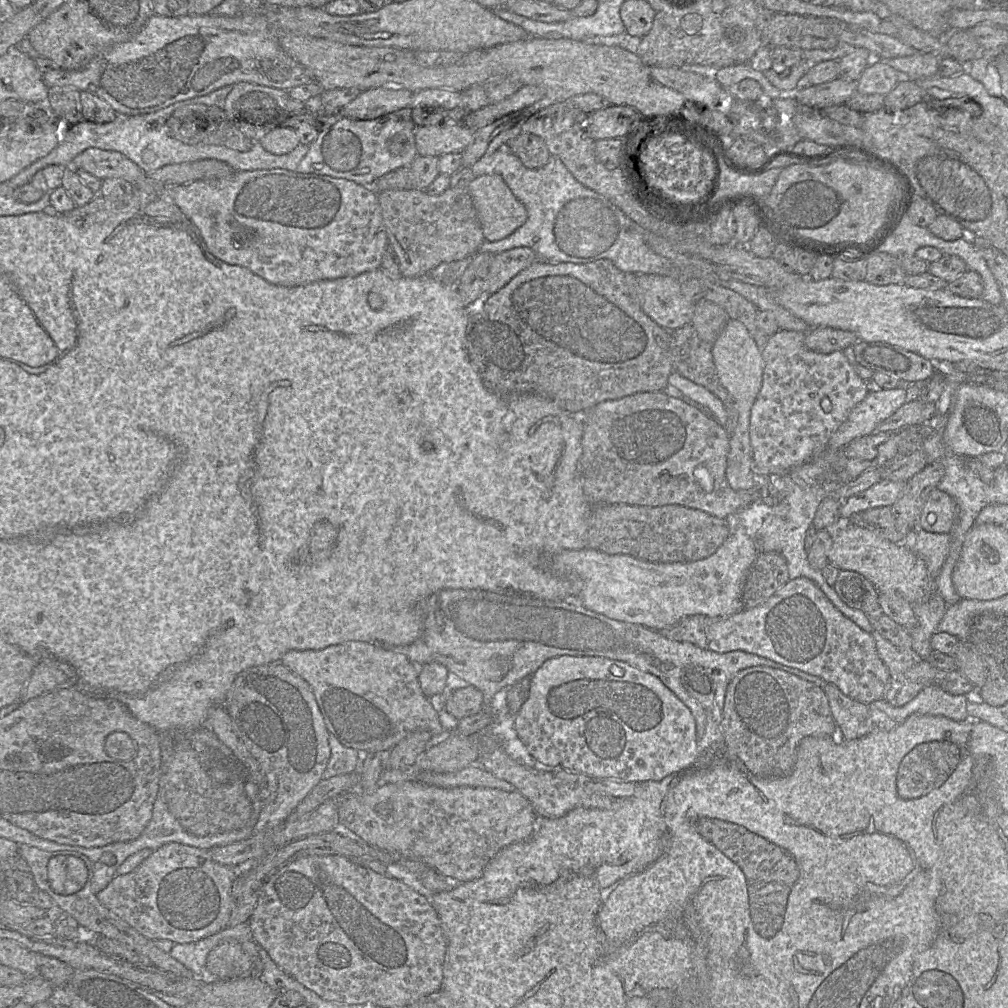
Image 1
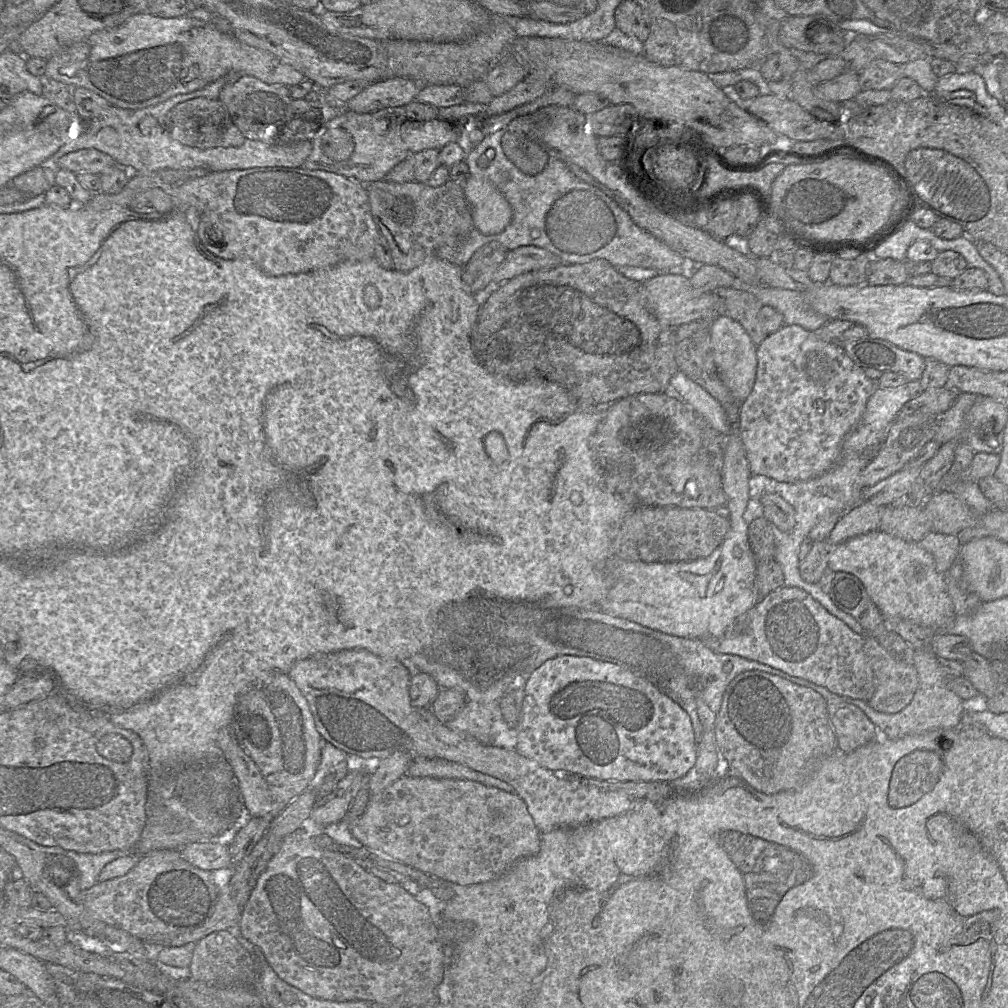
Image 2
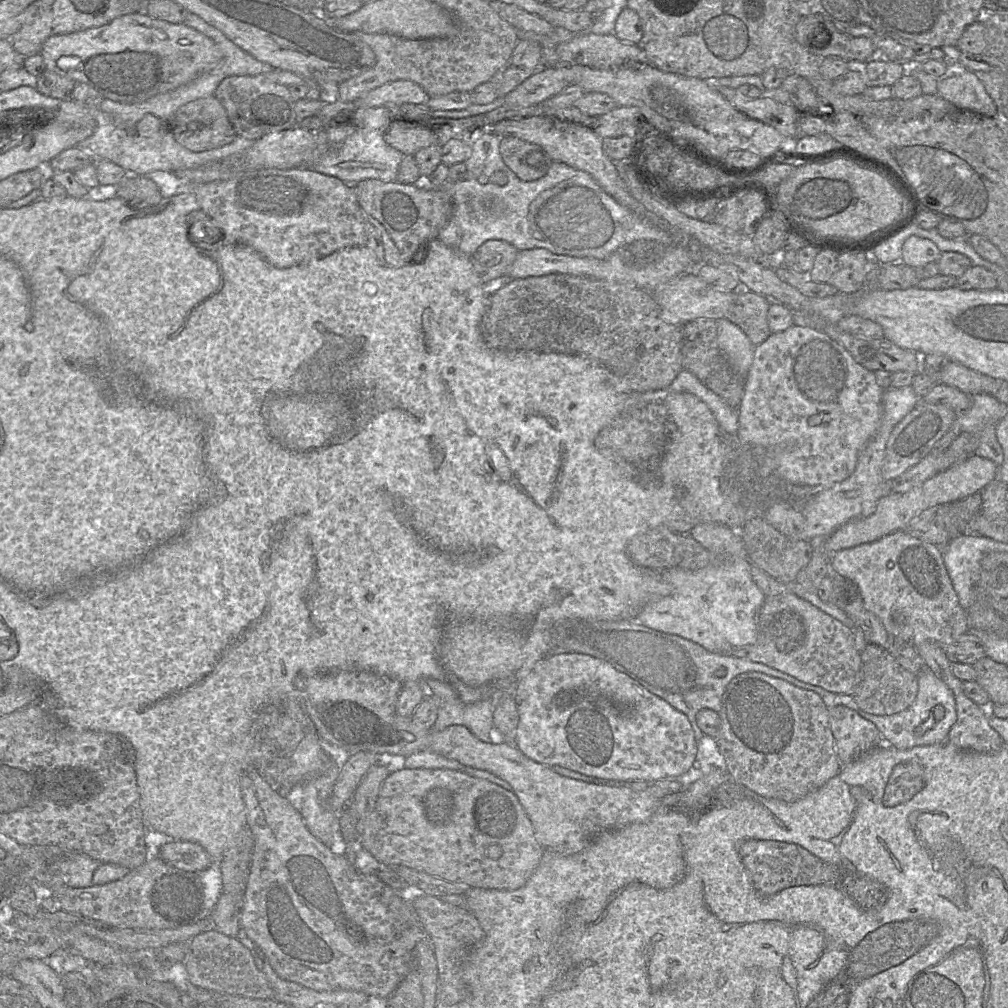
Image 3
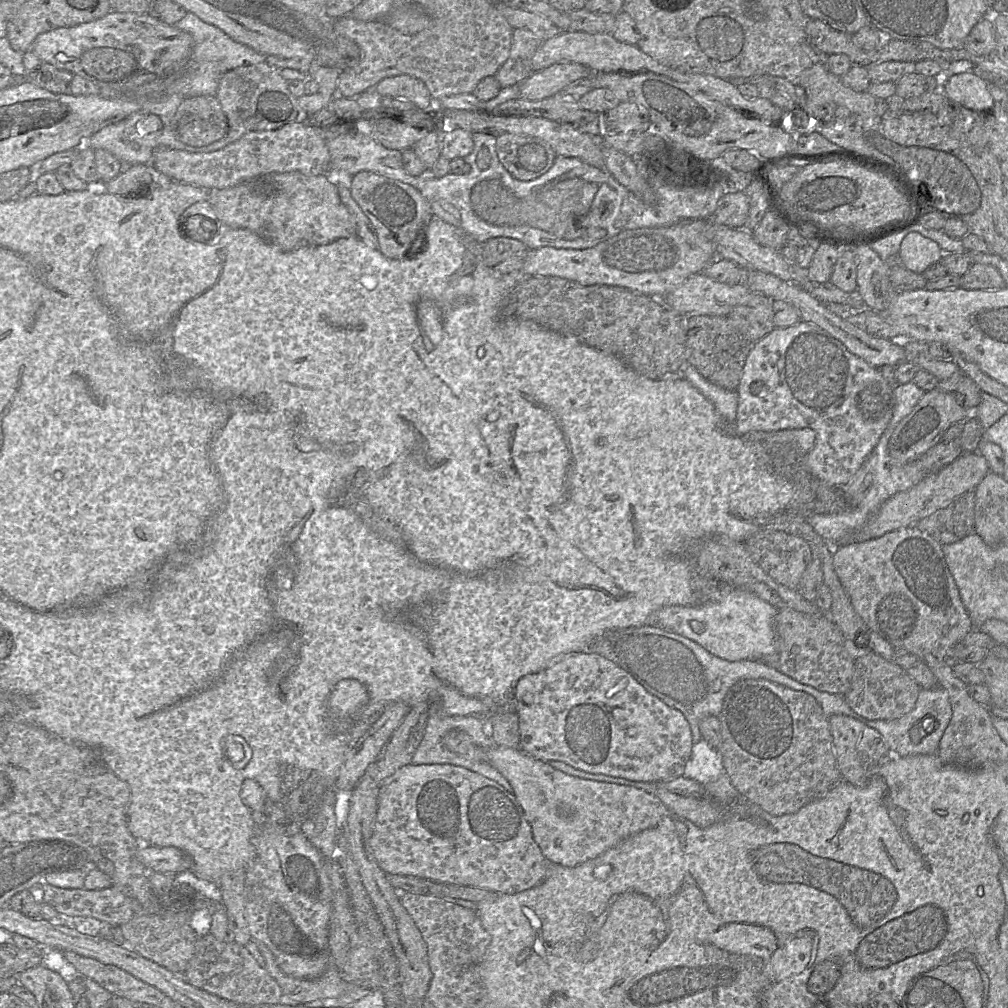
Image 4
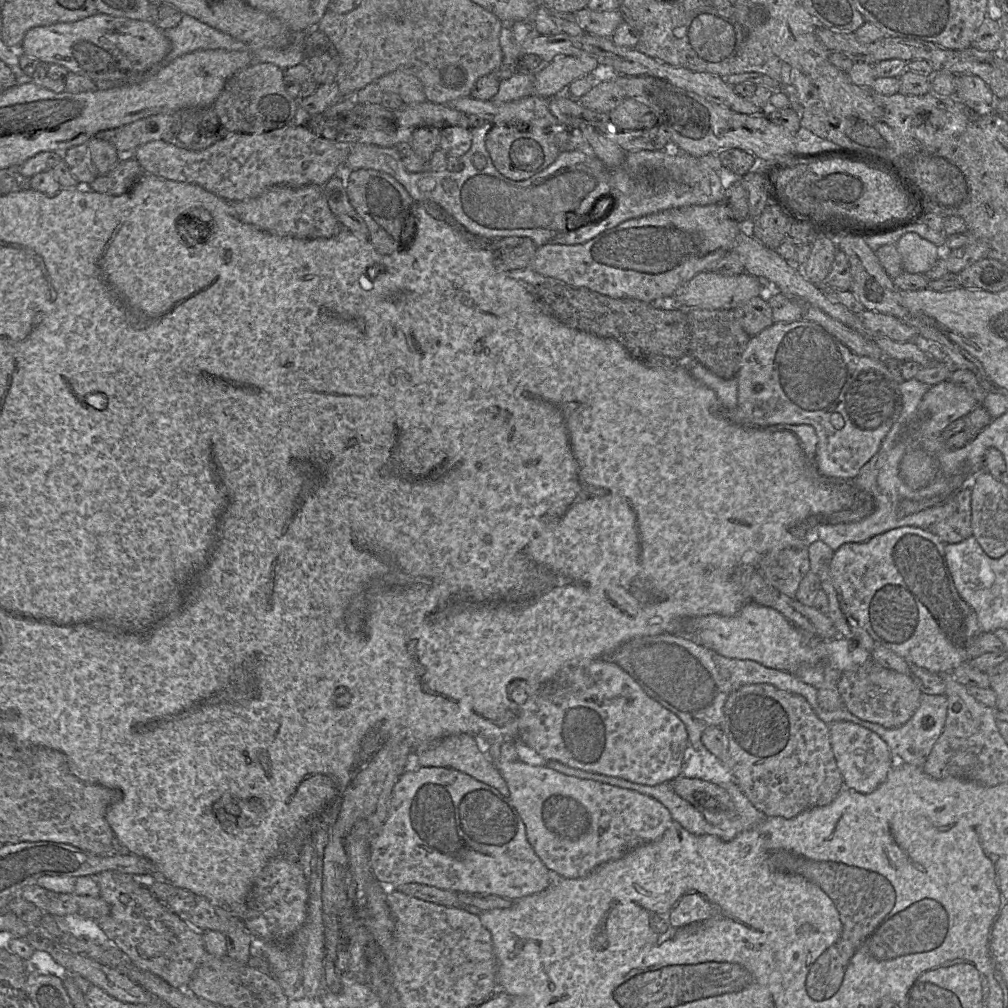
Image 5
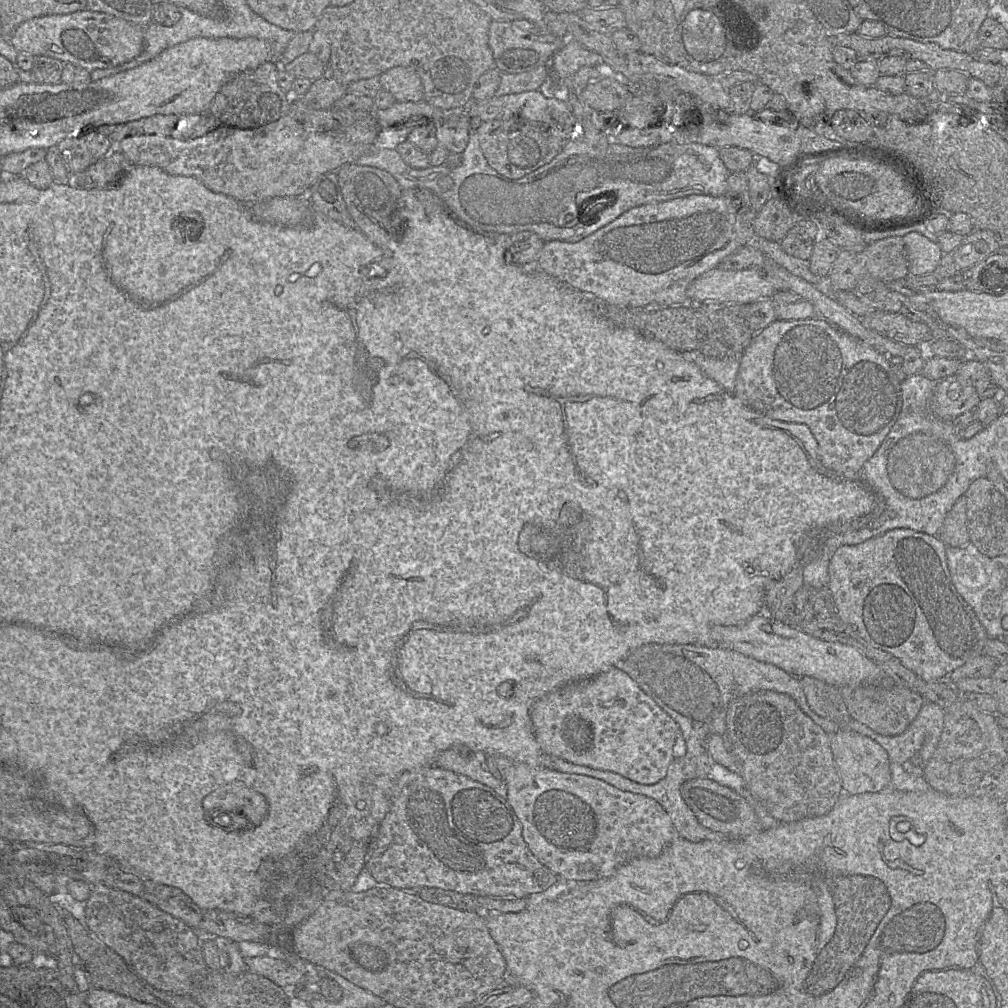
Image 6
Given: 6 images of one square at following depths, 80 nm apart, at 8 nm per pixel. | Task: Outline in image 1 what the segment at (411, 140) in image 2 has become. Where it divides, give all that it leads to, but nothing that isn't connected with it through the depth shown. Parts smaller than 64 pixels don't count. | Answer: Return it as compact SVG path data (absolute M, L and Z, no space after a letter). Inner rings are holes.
M461 122L431 126L417 126L415 144L418 155L440 157L462 153L480 128L465 128Z

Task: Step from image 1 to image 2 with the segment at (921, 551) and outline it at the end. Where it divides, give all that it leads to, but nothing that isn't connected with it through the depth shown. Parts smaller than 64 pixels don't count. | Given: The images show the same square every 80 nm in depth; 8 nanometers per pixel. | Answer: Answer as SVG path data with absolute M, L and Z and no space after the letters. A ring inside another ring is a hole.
M935 531L928 533L918 544L932 554L937 570L944 575L960 557L960 550L963 546L958 535Z

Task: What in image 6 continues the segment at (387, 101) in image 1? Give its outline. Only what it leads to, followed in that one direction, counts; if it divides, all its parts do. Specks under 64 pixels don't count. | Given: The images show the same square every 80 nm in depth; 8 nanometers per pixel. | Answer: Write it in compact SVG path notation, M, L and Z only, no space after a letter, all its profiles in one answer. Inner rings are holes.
M397 66L379 76L382 89L391 93L397 102L424 101L424 86L418 73L405 66Z

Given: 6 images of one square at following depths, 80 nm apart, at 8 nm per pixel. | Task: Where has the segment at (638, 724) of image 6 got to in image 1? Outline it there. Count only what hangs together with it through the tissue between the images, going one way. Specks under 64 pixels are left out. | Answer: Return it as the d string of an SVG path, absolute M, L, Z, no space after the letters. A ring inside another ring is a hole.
M563 655L547 660L531 675L530 692L527 701L515 715L515 729L523 745L538 762L555 770L580 773L597 779L643 783L660 781L693 764L697 758L697 737L695 720L691 711L656 676L643 672L626 662L594 656Z

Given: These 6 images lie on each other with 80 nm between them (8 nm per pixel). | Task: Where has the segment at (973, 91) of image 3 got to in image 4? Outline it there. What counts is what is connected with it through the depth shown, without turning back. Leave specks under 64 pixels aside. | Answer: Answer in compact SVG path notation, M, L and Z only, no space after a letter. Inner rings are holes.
M963 72L944 81L944 92L952 101L980 112L991 112L994 100L989 84L978 72Z

